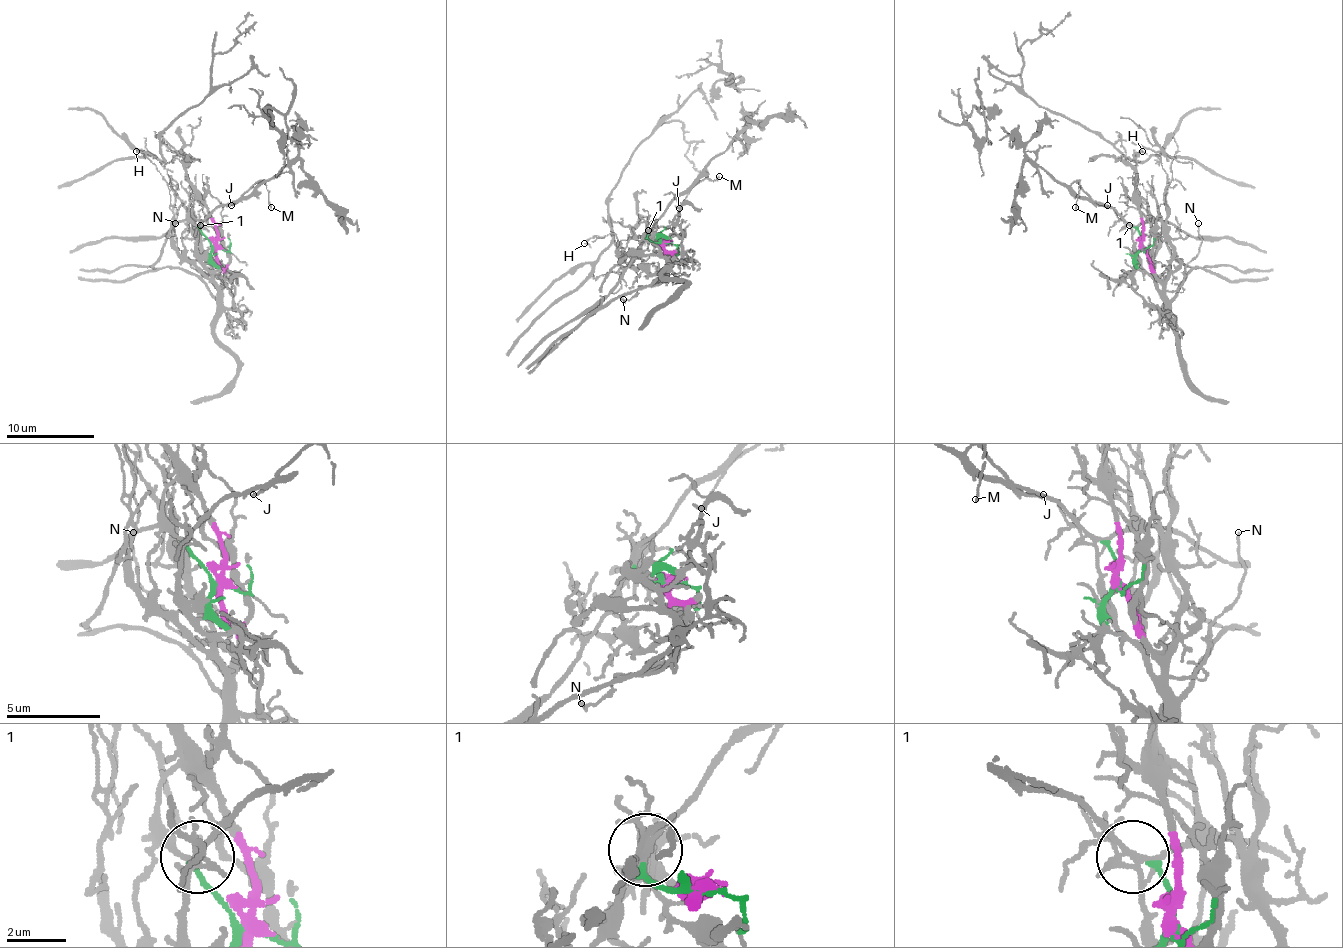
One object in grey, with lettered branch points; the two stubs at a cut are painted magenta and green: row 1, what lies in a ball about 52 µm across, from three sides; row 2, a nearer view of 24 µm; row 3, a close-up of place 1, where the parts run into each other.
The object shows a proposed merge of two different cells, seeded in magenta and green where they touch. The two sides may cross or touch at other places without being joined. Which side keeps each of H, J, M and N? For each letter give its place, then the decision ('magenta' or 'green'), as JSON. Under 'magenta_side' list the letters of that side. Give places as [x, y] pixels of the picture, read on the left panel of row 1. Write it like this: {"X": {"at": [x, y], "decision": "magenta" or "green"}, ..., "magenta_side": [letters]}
{"H": {"at": [136, 151], "decision": "magenta"}, "J": {"at": [231, 205], "decision": "green"}, "M": {"at": [271, 207], "decision": "green"}, "N": {"at": [175, 223], "decision": "magenta"}, "magenta_side": ["H", "N"]}

